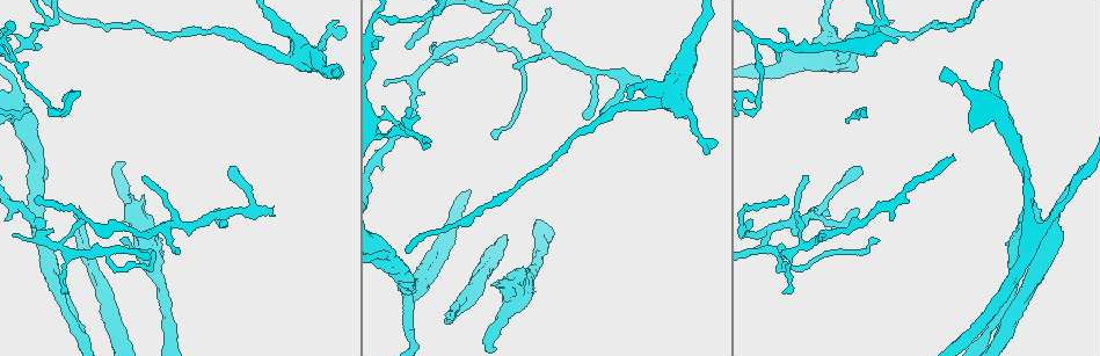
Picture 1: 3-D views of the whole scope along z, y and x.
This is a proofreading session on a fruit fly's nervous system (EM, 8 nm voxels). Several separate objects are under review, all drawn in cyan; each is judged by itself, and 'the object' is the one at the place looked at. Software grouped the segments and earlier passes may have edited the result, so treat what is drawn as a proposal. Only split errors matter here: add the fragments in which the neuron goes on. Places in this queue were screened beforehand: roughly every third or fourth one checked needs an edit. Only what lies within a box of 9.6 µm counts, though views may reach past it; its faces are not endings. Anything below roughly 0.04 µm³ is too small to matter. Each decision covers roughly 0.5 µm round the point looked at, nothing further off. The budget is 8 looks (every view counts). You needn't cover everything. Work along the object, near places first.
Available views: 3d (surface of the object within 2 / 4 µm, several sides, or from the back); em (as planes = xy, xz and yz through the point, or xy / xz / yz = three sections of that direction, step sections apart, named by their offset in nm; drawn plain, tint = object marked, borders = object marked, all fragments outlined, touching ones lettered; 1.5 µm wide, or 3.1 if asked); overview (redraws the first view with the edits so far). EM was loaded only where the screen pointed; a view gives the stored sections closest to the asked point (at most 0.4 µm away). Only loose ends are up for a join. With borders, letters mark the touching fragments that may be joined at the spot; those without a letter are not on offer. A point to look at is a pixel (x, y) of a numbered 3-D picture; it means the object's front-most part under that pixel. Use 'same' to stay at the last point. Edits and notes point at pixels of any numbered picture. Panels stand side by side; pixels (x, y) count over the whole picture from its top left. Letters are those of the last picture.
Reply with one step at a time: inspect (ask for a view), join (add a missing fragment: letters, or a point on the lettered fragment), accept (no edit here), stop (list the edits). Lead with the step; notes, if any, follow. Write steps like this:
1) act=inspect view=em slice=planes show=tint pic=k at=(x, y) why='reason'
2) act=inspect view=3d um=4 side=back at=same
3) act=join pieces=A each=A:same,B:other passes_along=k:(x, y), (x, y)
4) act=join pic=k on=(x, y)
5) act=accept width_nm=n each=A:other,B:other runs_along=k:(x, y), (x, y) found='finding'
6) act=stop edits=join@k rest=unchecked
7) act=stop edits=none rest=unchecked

act=inspect view=em slice=planes show=borders pic=1 at=(880, 240) why='tapers out'

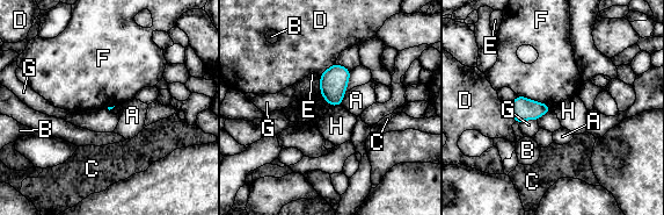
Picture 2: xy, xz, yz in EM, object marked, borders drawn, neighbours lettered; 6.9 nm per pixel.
act=accept longest_contact=F:260nm each=A:other,B:other,C:other,D:other,E:other,F:other,G:other,H:other border=2:(341, 104), (332, 107) found='no lettered fragment goes on from it'

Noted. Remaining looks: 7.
act=inspect view=em slice=planes show=borders pic=1 at=(218, 208) why='branch stops here'

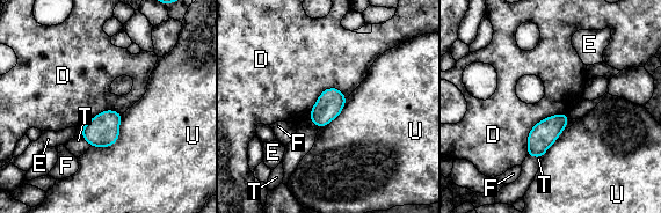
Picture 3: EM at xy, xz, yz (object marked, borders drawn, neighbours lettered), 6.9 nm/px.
act=accept each=D:other,E:other,F:other,T:other,U:other border=3:(567, 114), (531, 129), (527, 155) found='no lettered fragment goes on from it'

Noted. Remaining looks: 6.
act=inspect view=em slice=xy step=8 show=borders pic=1 at=(707, 153) why='thin end'

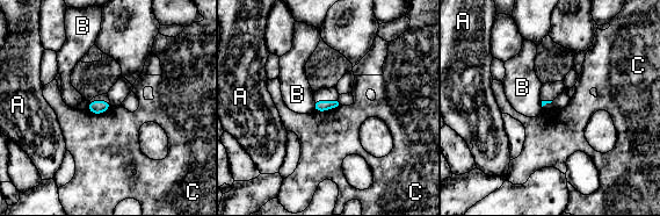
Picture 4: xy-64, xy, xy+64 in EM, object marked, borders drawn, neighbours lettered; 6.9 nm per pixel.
act=accept longest_contact=C:180nm each=A:other,B:other,C:other found='no lettered fragment goes on from it'

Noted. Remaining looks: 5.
act=stop edits=none rest=unchecked

